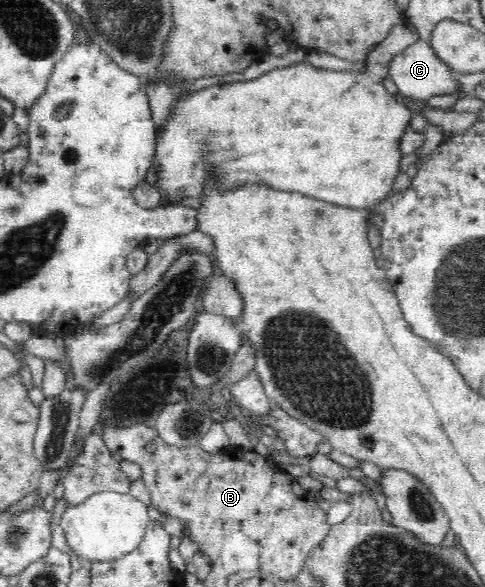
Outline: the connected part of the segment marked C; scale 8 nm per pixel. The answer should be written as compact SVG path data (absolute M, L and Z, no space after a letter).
M418 38L412 44L404 47L390 62L389 78L395 82L400 94L413 100L427 100L432 96L460 96L462 84L456 78L448 63L436 56L429 41Z

